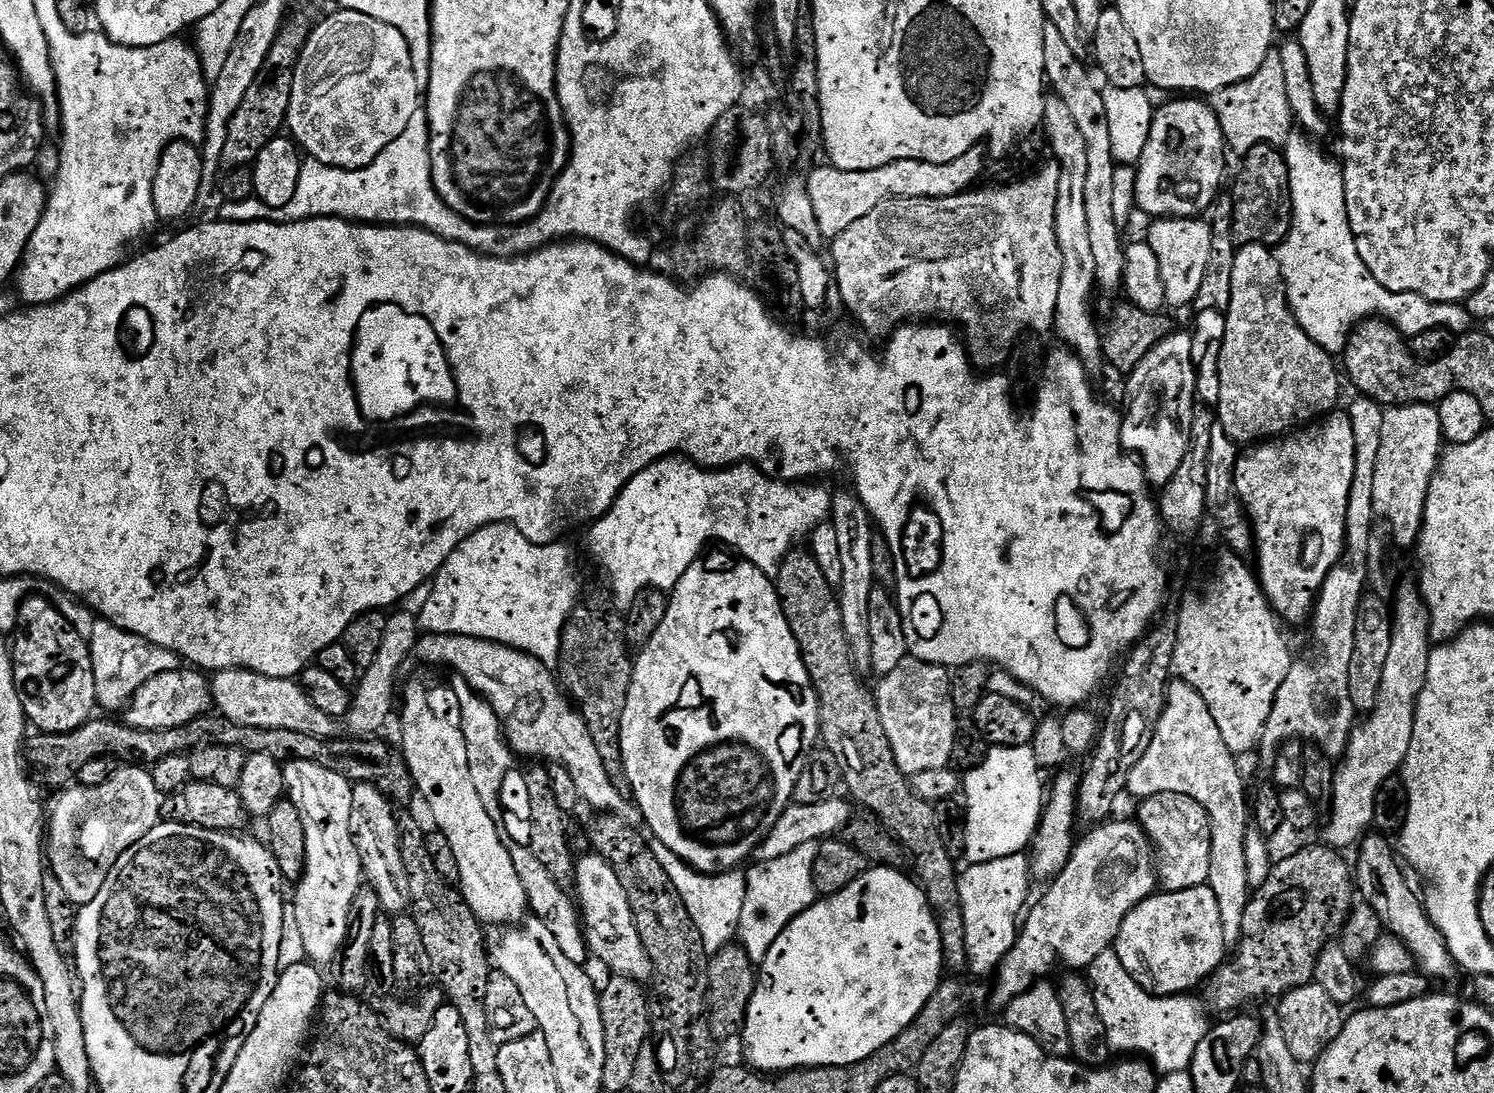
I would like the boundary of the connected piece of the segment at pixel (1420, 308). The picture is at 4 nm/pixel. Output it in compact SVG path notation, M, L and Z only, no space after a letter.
M1304 134L1289 136L1288 143L1283 145L1284 160L1288 163L1290 178L1290 194L1292 195L1292 229L1280 244L1275 245L1276 261L1282 270L1282 278L1288 295L1288 305L1296 321L1328 352L1340 354L1345 351L1350 329L1359 327L1364 320L1380 317L1393 325L1405 338L1411 338L1423 331L1435 328L1447 328L1455 334L1463 334L1473 327L1474 321L1467 307L1459 304L1439 304L1418 294L1391 292L1366 270L1366 262L1362 262L1362 254L1358 254L1356 235L1352 233L1350 218L1346 214L1346 190L1344 174L1339 163L1336 164L1319 148L1315 139Z

